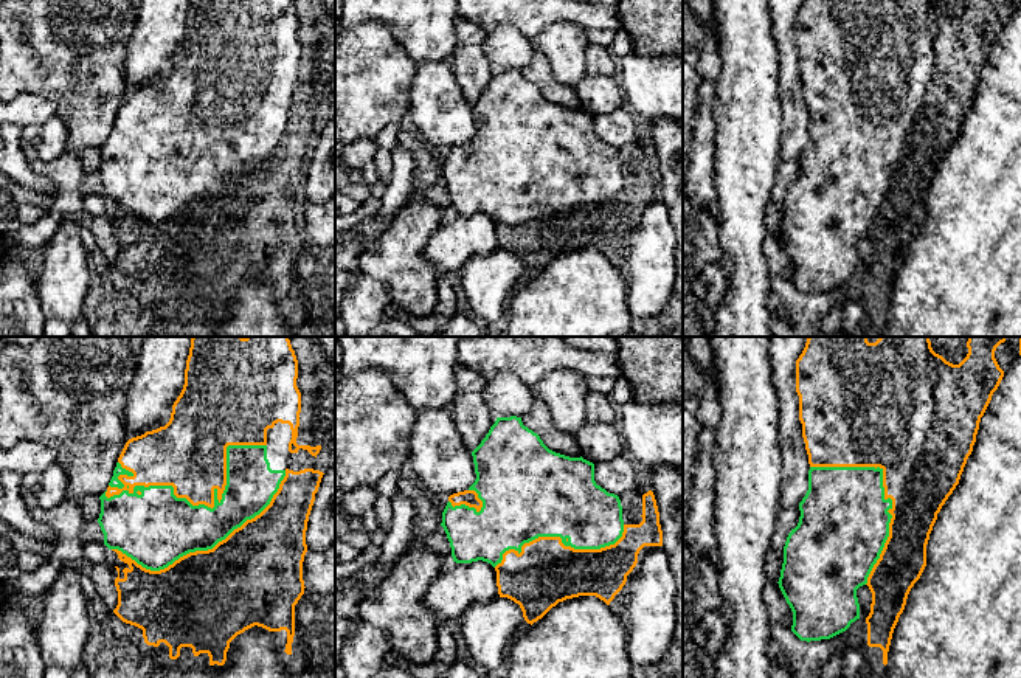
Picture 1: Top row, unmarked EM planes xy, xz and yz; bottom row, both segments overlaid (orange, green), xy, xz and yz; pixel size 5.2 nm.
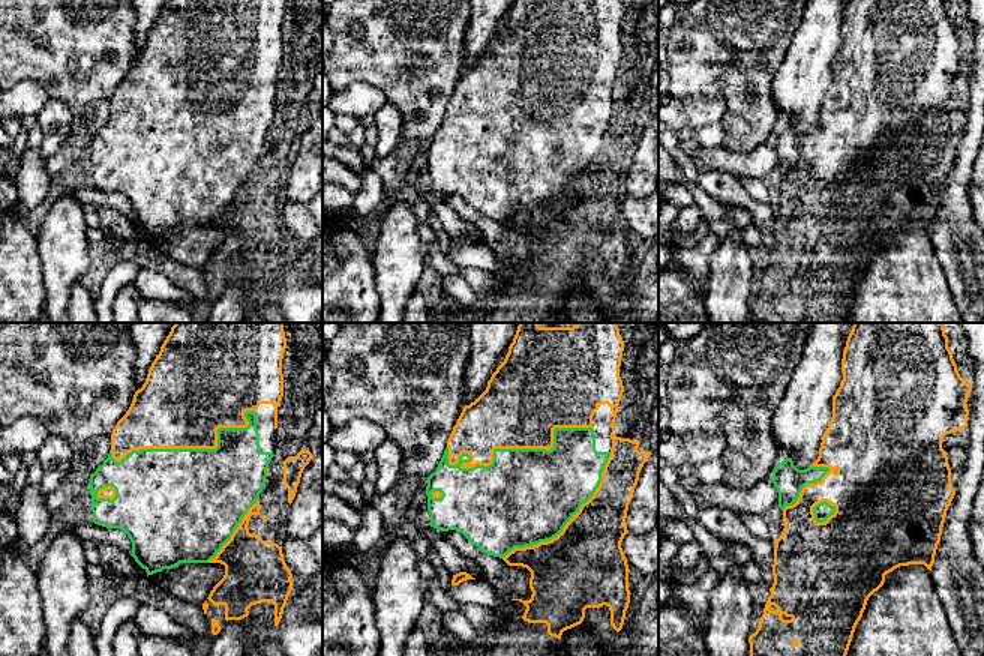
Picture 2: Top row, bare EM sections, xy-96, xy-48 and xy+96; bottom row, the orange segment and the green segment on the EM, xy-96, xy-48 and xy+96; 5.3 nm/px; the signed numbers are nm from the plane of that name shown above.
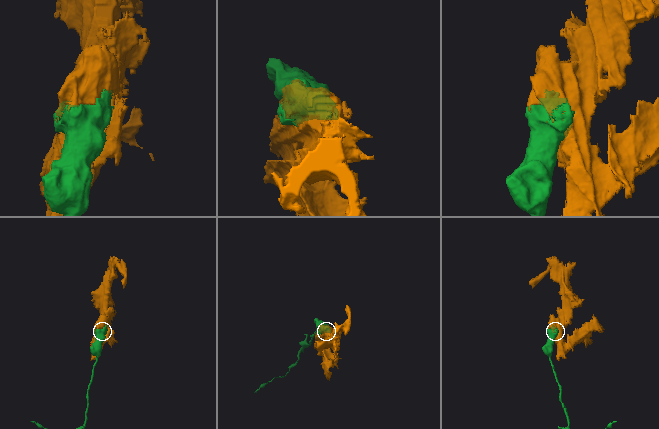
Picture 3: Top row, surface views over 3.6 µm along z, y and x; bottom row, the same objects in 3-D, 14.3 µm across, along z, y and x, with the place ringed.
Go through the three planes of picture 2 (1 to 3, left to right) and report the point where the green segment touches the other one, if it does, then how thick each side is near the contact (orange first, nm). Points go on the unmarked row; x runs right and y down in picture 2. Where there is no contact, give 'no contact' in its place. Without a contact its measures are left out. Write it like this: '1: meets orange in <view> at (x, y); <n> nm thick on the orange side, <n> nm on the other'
1: meets orange in xy-96 at (195, 111); 460 nm thick on the orange side, 500 nm on the other
2: meets orange in xy-48 at (521, 111); 440 nm thick on the orange side, 500 nm on the other
3: meets orange in xy+96 at (803, 152); 240 nm thick on the orange side, 160 nm on the other

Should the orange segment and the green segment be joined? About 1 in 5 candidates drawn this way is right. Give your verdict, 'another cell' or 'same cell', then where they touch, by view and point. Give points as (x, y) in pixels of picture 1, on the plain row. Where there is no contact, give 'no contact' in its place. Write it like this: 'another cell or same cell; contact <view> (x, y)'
another cell; contact xy (207, 157)

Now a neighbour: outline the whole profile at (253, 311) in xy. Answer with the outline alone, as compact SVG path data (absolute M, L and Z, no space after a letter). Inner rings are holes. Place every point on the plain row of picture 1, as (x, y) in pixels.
M251 279L237 287L227 304L227 313L205 337L304 337L296 330L290 307L281 304L270 284Z

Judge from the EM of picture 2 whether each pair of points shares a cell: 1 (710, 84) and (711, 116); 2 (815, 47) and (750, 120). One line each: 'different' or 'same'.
1: different
2: different

